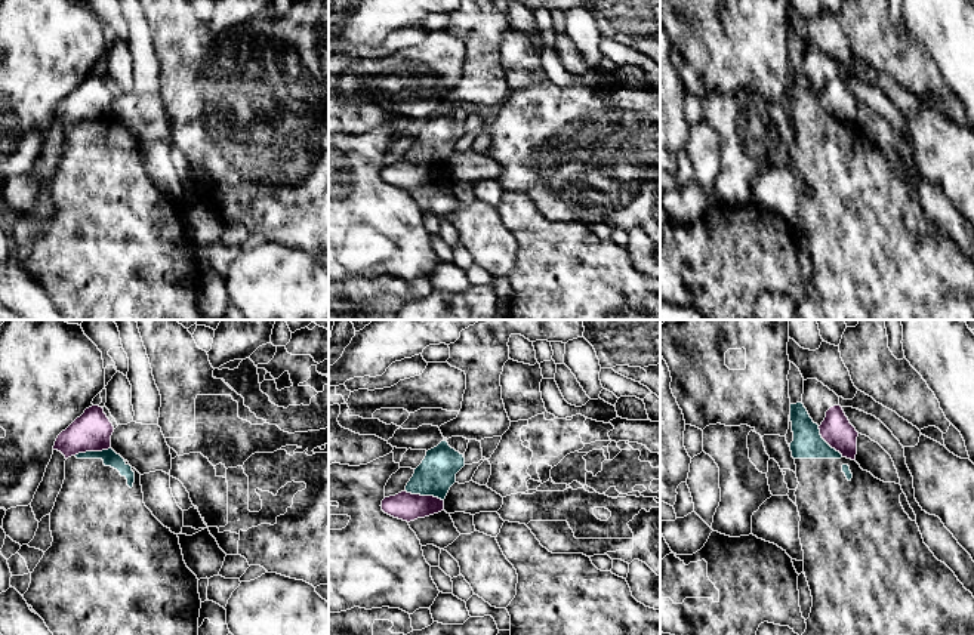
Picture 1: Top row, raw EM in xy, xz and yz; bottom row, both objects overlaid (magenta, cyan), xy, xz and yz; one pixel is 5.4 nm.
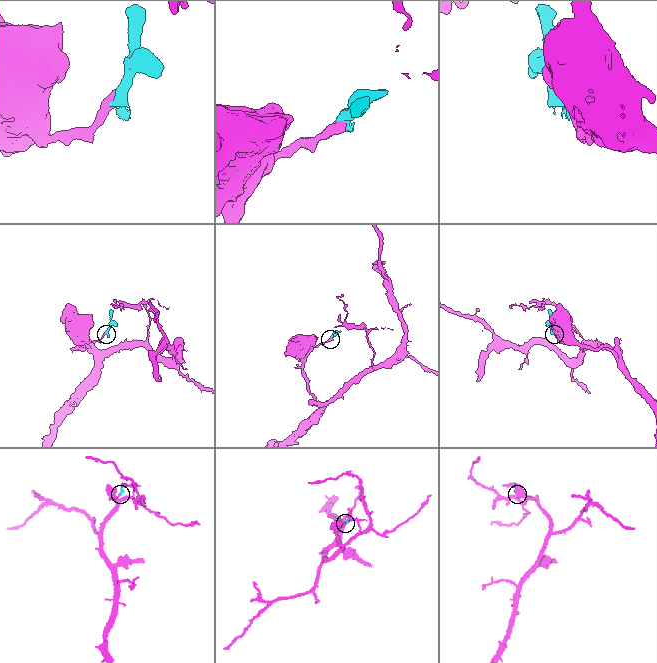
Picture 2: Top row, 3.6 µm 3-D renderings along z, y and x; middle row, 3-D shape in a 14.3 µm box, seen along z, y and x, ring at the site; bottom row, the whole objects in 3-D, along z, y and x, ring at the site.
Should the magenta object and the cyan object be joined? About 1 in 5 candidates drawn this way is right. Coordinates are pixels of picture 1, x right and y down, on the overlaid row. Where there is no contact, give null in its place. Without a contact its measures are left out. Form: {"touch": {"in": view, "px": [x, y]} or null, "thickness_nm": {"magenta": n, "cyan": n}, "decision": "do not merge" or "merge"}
{"touch": {"in": "xz", "px": [424, 496]}, "thickness_nm": {"magenta": 150, "cyan": 200}, "decision": "do not merge"}

